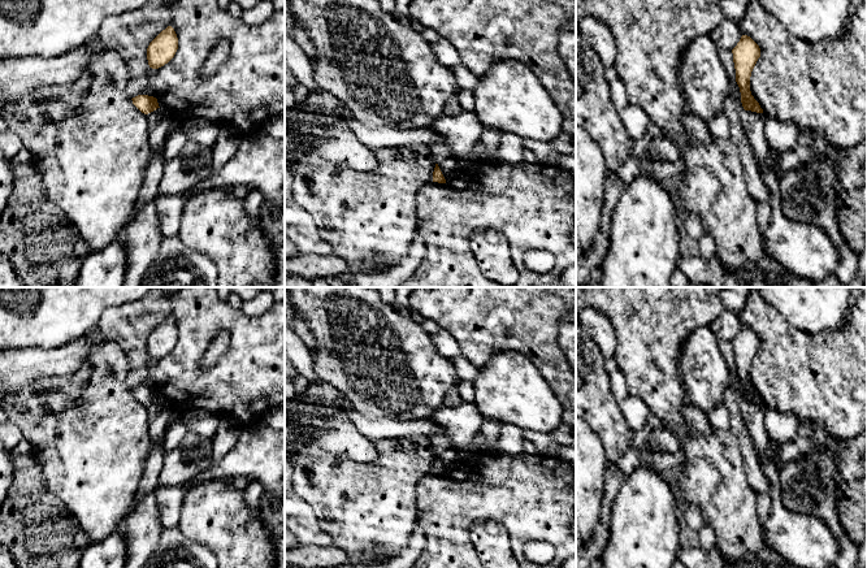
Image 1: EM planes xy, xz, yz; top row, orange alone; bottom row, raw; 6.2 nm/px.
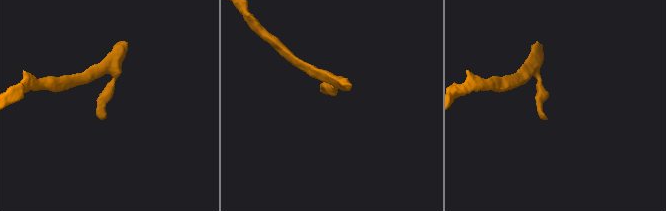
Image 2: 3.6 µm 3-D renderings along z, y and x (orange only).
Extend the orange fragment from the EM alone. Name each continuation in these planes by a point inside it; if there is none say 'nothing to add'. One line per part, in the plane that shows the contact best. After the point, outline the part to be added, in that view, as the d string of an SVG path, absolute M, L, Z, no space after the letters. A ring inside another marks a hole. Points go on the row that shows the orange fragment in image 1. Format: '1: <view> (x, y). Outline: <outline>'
nothing to add

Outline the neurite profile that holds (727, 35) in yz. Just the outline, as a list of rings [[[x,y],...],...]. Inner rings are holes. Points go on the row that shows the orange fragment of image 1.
[[[724,17],[721,23],[715,27],[708,36],[712,39],[718,49],[733,49],[740,42],[742,32],[738,23]]]

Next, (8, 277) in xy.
[[[0,253],[0,287],[25,287],[10,263],[10,260]]]

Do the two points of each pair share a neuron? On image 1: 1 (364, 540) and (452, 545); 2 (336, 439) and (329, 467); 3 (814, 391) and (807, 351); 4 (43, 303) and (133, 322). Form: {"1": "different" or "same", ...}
{"1": "different", "2": "different", "3": "same", "4": "different"}

